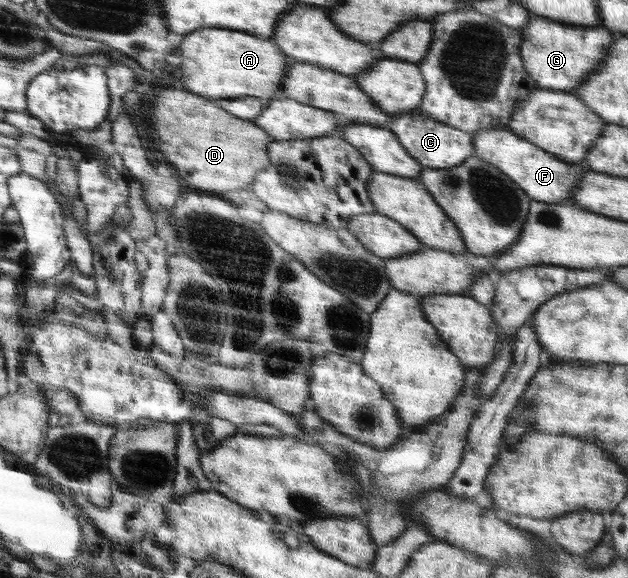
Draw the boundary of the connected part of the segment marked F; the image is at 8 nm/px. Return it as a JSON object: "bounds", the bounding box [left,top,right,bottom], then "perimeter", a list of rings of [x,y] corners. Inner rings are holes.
{"bounds":[473,129,591,203],"perimeter":[[[480,129],[473,134],[474,155],[508,175],[532,199],[547,203],[569,203],[580,177],[591,170],[585,161],[567,163],[533,145],[509,129]]]}

